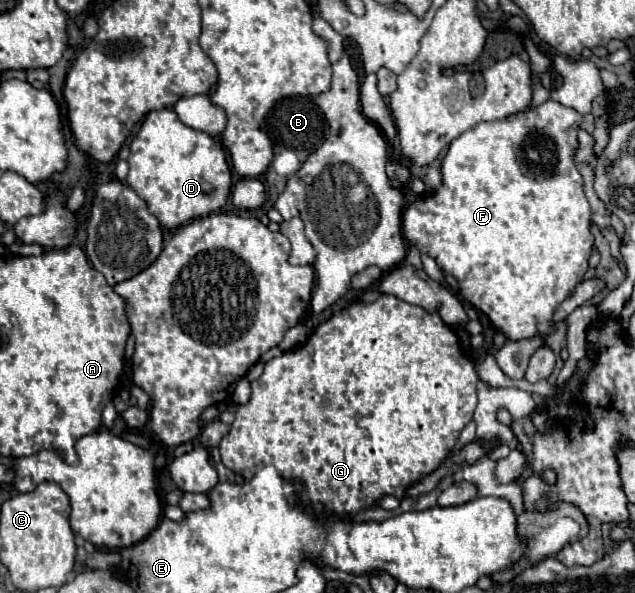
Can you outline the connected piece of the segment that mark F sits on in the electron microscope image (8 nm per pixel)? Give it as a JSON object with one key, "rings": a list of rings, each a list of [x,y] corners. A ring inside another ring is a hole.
{"rings":[[[548,99],[546,103],[542,103],[540,107],[536,107],[532,111],[516,113],[516,115],[510,115],[502,121],[490,121],[490,123],[476,125],[474,129],[462,133],[458,139],[454,139],[450,143],[450,149],[448,149],[448,153],[442,161],[442,187],[432,197],[428,197],[426,201],[412,203],[402,215],[404,237],[412,245],[416,245],[420,251],[430,253],[436,259],[436,263],[456,279],[462,297],[468,299],[474,307],[478,307],[490,319],[494,329],[498,333],[502,333],[508,341],[532,339],[536,335],[546,339],[548,335],[552,335],[554,327],[556,327],[556,323],[552,321],[556,309],[560,307],[560,303],[564,299],[568,299],[574,293],[576,285],[580,285],[584,273],[588,271],[588,257],[590,257],[590,251],[592,251],[592,245],[594,245],[594,237],[590,233],[592,211],[590,211],[590,205],[588,205],[588,201],[584,197],[584,191],[582,191],[582,175],[578,173],[578,169],[572,161],[574,149],[578,145],[576,133],[578,133],[580,121],[582,121],[582,115],[578,111],[568,109],[568,107]]]}

